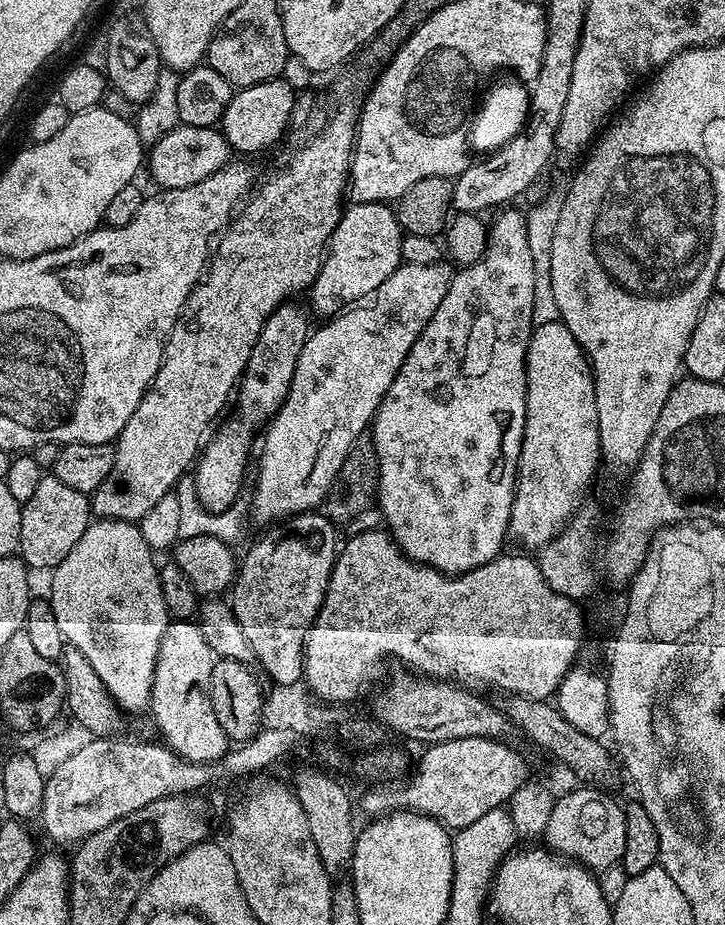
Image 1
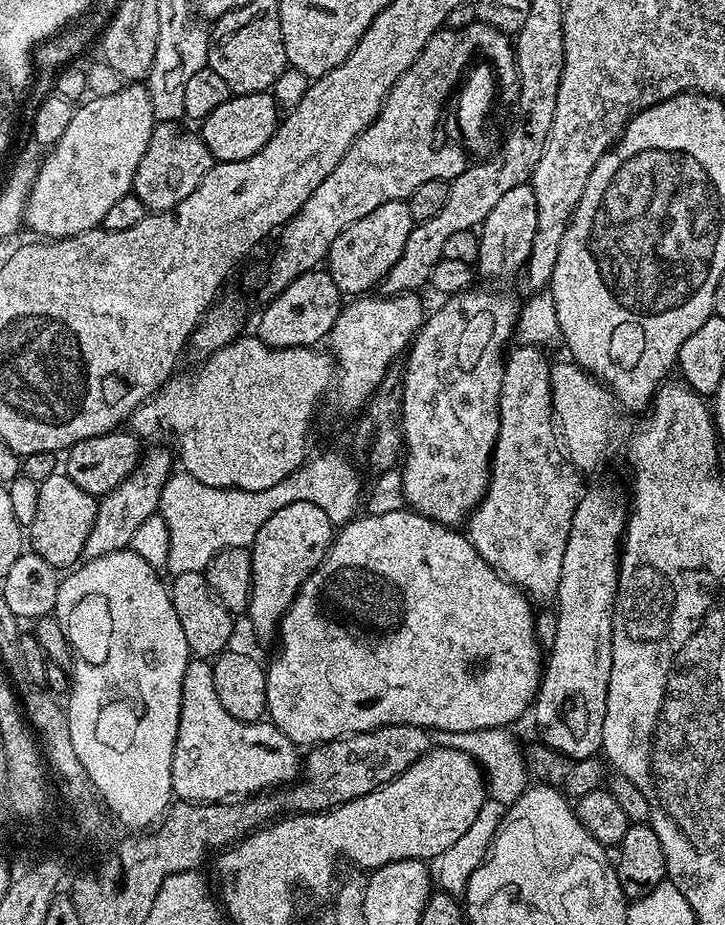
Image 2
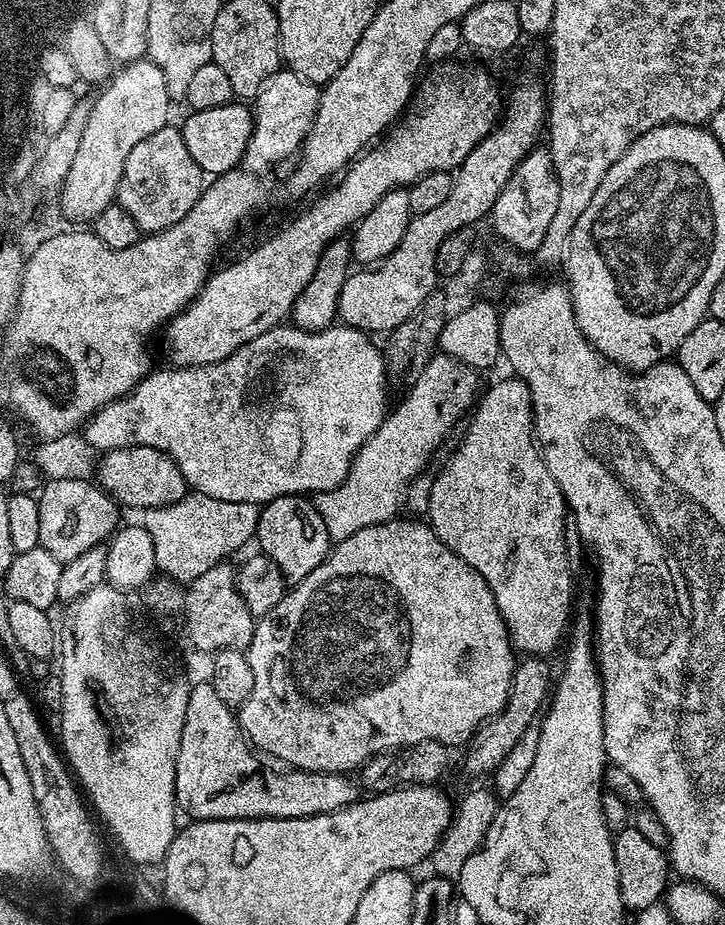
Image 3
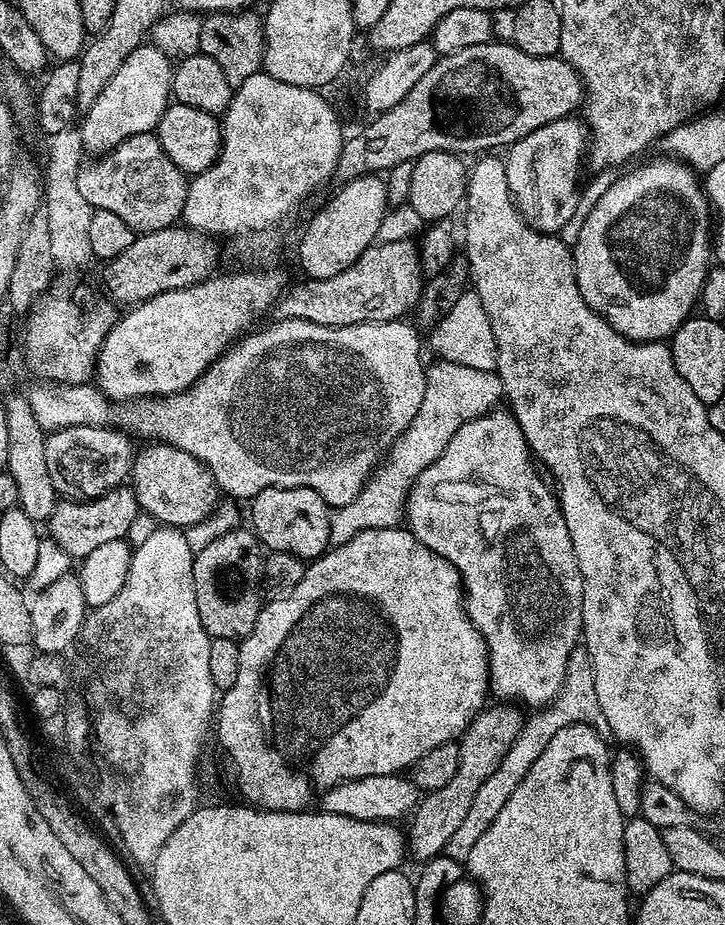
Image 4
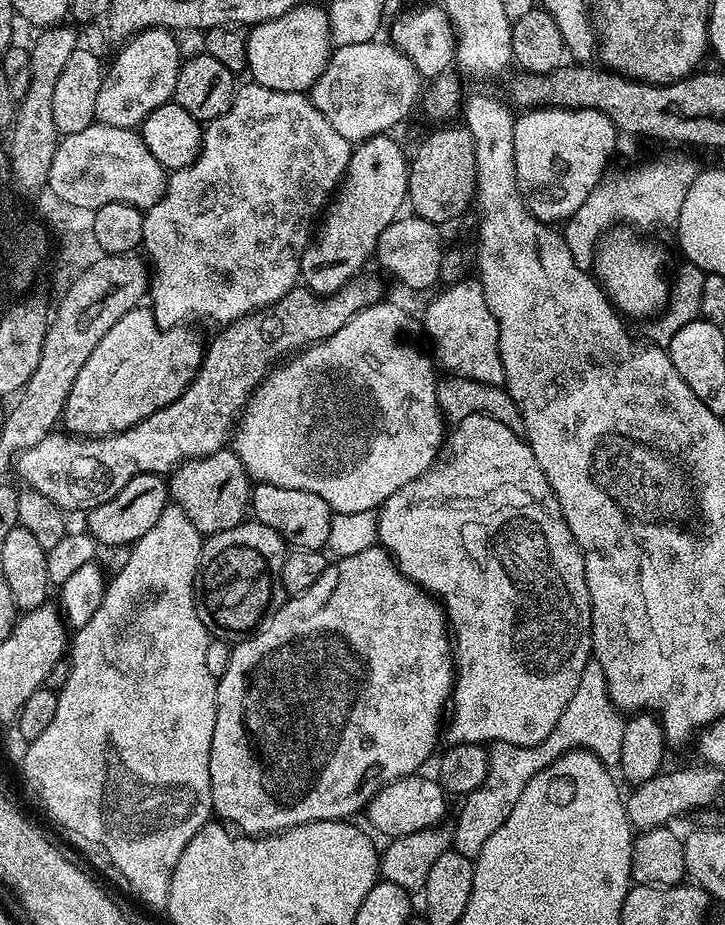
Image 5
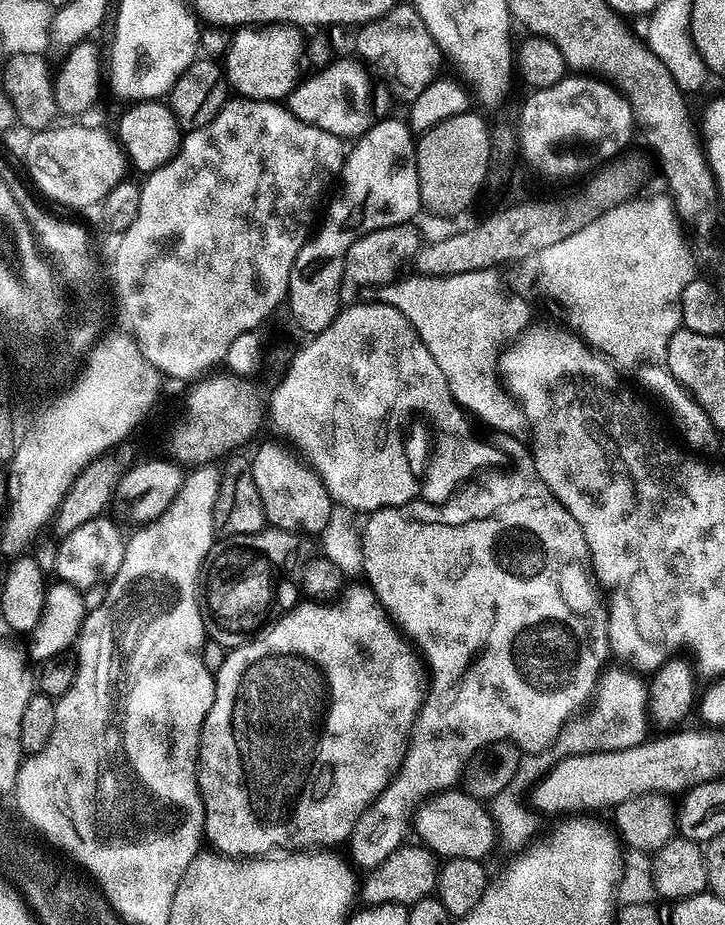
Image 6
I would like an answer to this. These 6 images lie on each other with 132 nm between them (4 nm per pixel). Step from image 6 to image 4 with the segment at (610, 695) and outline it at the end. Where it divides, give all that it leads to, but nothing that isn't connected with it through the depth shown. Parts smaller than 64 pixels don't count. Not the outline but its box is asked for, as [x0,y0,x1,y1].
[443,646,612,862]

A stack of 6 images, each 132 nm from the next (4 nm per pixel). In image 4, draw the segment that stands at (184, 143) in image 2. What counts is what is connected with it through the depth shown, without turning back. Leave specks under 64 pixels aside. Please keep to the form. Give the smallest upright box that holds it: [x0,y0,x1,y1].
[76,131,190,234]

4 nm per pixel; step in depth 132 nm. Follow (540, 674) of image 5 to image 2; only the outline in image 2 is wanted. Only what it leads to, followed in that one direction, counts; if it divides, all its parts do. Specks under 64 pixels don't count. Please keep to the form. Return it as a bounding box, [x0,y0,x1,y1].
[466,346,582,602]

